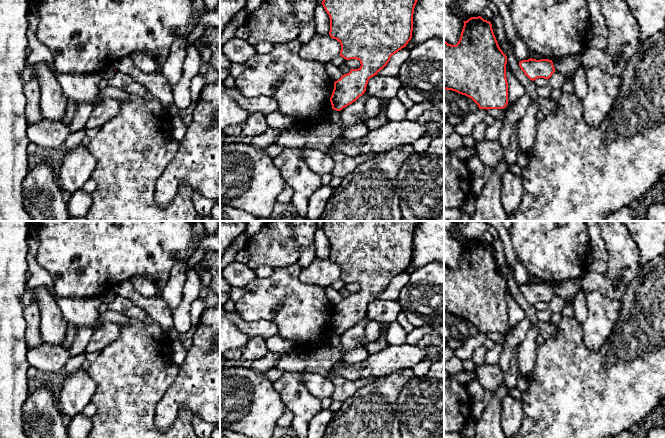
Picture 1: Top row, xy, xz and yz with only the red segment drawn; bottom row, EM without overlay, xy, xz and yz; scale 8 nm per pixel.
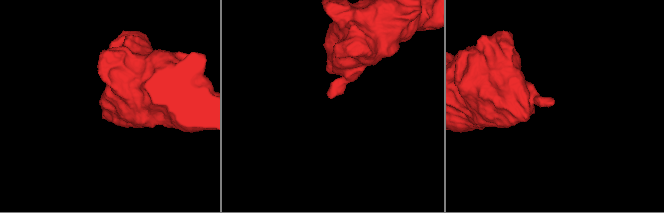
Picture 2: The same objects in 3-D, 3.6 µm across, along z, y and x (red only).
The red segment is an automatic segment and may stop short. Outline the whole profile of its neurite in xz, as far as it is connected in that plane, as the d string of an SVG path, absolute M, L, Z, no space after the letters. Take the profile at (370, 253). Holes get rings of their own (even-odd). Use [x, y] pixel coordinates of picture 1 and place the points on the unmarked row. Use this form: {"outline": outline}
{"outline": "M324 221L322 229L330 242L331 262L340 266L340 280L357 283L361 290L334 306L332 333L341 335L362 320L371 301L377 299L392 279L412 262L414 232L420 221Z"}

